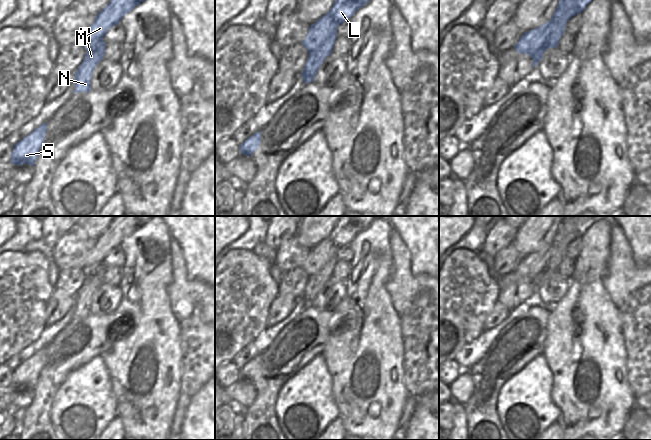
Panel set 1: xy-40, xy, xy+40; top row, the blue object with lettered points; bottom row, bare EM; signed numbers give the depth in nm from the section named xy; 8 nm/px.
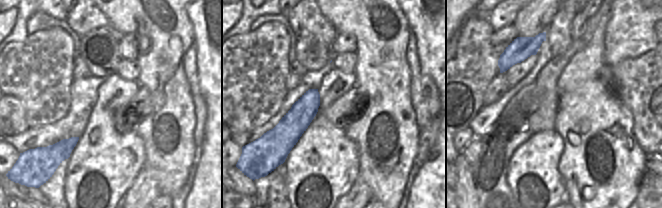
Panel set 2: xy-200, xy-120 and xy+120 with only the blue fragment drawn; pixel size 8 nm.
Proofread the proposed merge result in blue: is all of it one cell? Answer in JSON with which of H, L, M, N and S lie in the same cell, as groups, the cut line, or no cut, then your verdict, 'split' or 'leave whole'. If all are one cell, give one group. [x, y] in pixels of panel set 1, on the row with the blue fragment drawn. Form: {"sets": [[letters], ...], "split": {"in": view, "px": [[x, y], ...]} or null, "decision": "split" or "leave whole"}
{"sets": [["H", "N", "S"], ["L", "M"]], "split": {"in": "xy+40", "px": [[557, 41], [548, 41], [531, 57]]}, "decision": "split"}

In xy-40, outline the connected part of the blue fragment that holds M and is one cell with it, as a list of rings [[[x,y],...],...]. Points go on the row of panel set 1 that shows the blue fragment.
[[[110,0],[109,3],[95,16],[95,21],[87,31],[84,46],[92,46],[103,40],[107,31],[138,4],[144,0]]]

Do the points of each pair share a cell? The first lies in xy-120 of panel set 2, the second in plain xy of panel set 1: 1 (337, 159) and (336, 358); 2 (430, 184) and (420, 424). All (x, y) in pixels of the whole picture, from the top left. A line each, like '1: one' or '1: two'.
1: two
2: one

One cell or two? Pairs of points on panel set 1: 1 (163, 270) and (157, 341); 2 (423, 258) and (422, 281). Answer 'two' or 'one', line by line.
1: one
2: two

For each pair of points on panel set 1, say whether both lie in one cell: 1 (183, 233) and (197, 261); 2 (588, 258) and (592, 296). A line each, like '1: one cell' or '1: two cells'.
1: one cell
2: one cell

